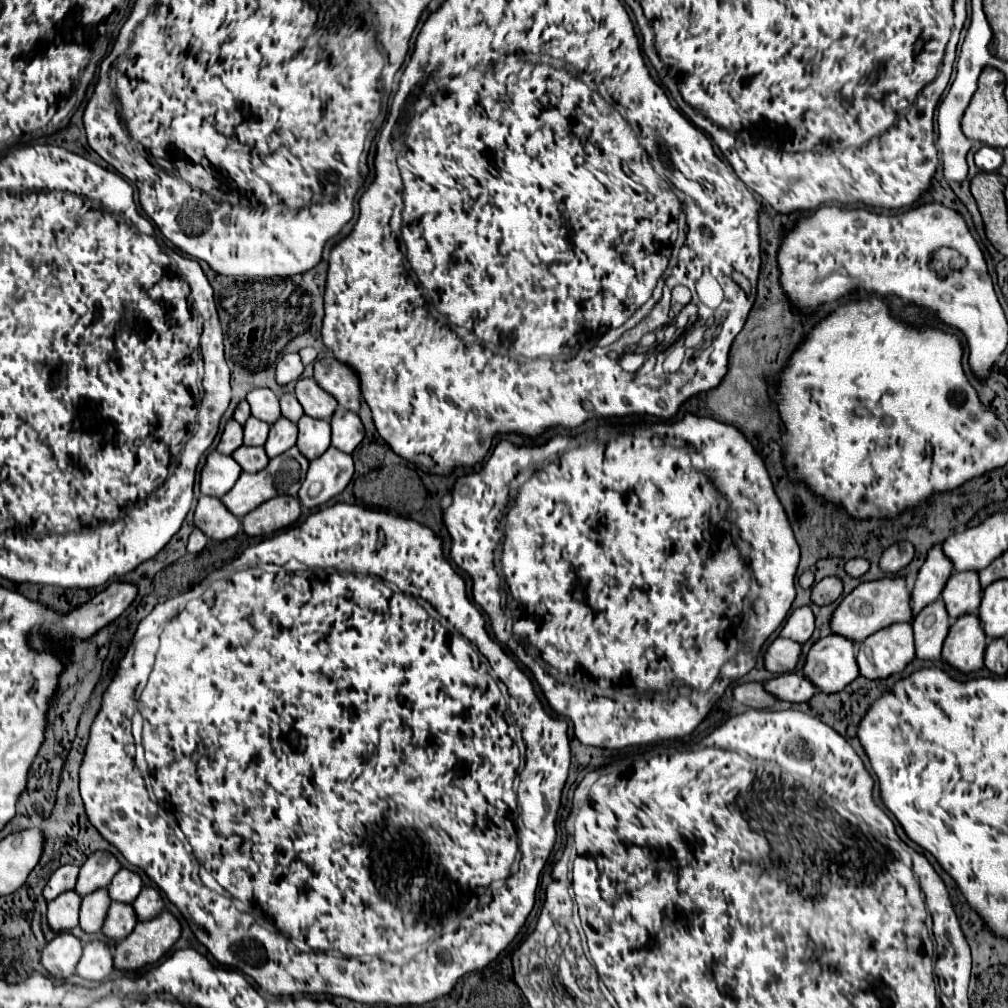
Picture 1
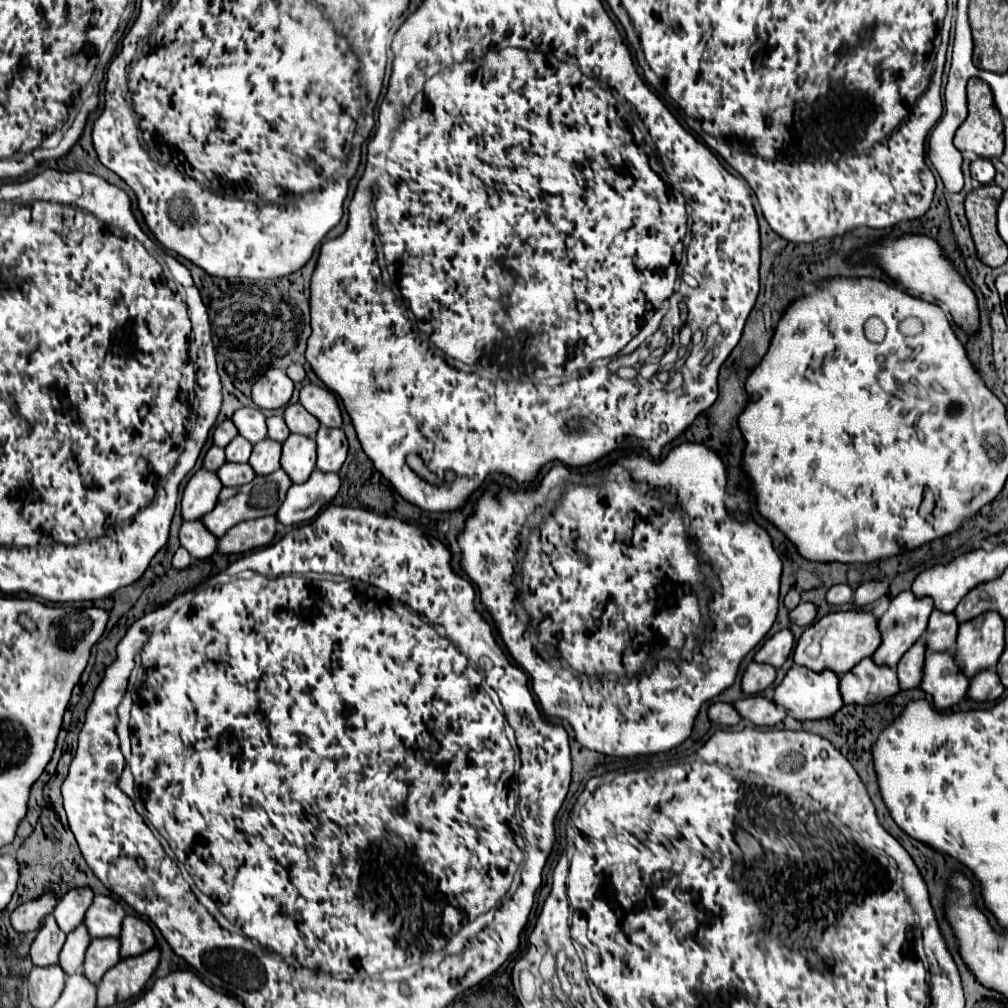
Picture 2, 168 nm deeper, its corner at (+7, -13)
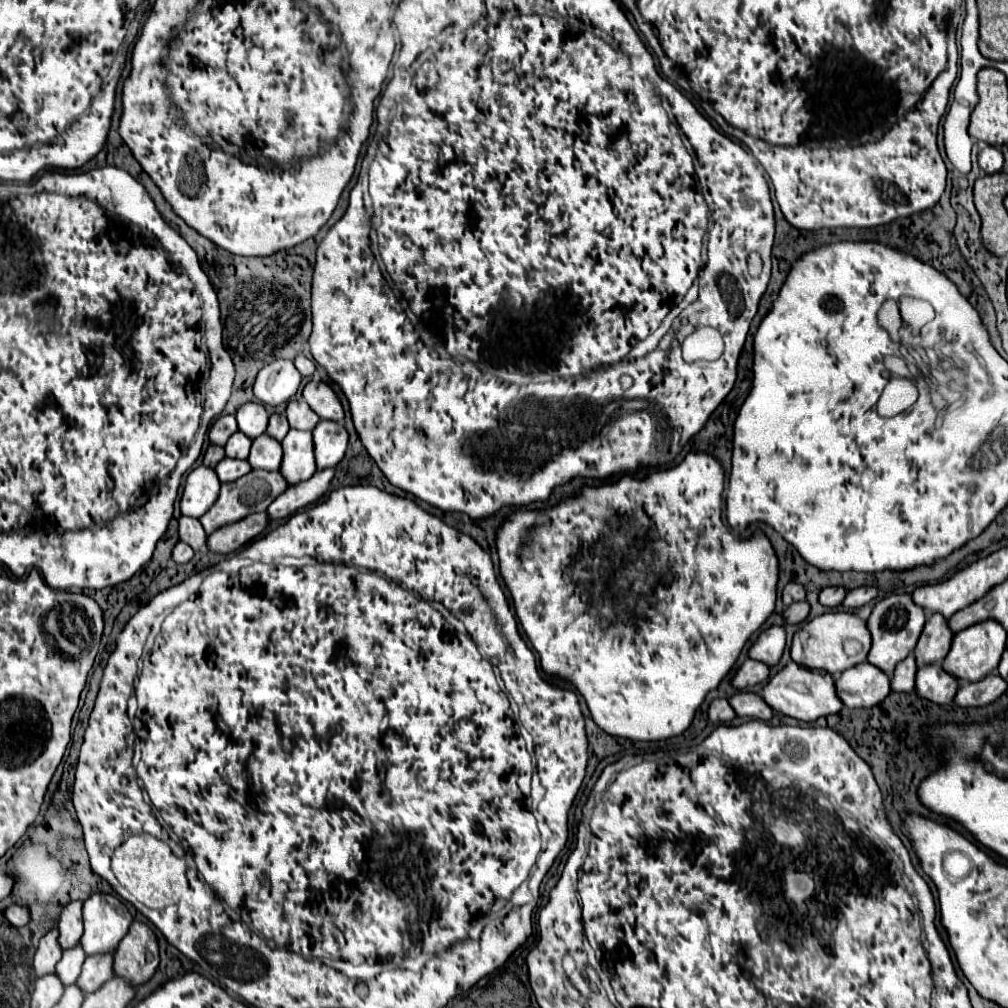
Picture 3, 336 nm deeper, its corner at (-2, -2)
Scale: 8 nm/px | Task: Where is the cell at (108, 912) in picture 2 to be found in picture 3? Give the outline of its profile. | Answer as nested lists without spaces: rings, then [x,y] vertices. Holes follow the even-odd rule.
[[[94,893],[84,901],[82,919],[84,935],[80,947],[88,957],[116,951],[132,923],[128,907],[118,897],[106,893]]]

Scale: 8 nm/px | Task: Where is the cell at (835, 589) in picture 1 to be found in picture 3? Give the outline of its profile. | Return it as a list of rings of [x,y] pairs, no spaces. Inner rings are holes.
[[[800,601],[800,603],[792,603],[790,607],[786,607],[782,617],[786,619],[786,623],[798,625],[798,623],[802,623],[808,617],[808,613],[810,613],[810,605],[806,601]]]

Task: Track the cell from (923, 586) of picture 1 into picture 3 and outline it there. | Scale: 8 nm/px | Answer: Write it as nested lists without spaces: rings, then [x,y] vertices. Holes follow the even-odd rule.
[[[904,593],[904,595],[890,595],[890,597],[878,601],[866,623],[868,623],[868,631],[872,635],[872,647],[868,653],[868,663],[872,663],[874,667],[892,675],[896,663],[906,659],[912,653],[912,649],[916,647],[920,631],[926,623],[926,615],[924,615],[924,609],[914,605],[912,597]]]

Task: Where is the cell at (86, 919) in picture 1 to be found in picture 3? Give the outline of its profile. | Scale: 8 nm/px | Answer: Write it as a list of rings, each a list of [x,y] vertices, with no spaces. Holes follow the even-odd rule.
[[[80,947],[70,949],[70,951],[64,951],[60,963],[56,965],[56,975],[60,977],[60,981],[62,981],[64,987],[76,983],[84,959],[86,959],[86,955],[84,955],[84,951]]]

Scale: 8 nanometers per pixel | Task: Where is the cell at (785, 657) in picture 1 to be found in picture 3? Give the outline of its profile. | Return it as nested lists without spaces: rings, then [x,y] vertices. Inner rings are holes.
[[[746,659],[740,669],[736,671],[736,675],[732,677],[732,687],[736,689],[746,689],[750,685],[756,685],[756,683],[762,683],[768,679],[768,667],[764,663],[758,663],[758,661],[752,661],[752,659]]]

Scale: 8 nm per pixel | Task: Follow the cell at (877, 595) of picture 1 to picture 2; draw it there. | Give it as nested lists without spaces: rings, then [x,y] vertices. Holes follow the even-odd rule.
[[[847,610],[847,612],[827,614],[803,632],[803,636],[799,638],[799,642],[793,650],[793,660],[795,660],[795,664],[807,666],[815,672],[829,668],[837,674],[845,674],[857,662],[871,656],[879,648],[881,634],[879,634],[877,622],[879,620],[873,612],[863,612],[863,610]]]

